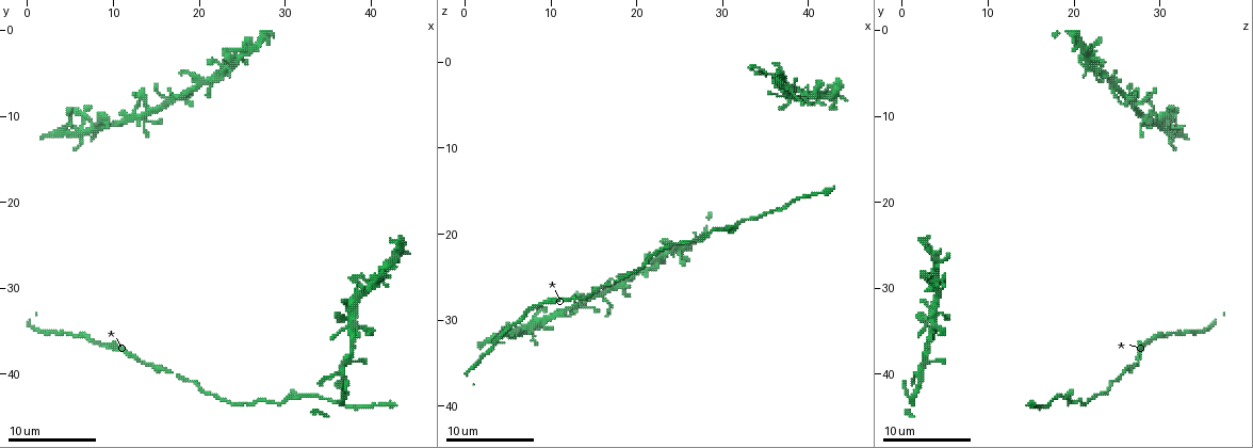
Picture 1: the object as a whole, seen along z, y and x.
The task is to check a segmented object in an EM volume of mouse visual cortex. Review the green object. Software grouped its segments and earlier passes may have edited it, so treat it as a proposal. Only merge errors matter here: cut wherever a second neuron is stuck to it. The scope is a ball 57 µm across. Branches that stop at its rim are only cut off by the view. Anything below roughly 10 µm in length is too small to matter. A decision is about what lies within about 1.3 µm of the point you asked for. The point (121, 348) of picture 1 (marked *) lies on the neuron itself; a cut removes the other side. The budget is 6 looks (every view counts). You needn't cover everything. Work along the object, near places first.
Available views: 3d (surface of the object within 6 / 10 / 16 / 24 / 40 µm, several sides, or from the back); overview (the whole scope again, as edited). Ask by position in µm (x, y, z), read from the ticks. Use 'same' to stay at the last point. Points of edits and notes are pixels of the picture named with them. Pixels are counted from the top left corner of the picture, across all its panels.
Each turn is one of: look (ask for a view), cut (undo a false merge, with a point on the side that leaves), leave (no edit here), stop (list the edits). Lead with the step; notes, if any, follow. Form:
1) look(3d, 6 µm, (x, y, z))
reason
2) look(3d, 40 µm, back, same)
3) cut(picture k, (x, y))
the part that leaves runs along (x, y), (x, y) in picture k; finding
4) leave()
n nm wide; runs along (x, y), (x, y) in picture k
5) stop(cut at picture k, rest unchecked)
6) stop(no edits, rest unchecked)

look(3d, 6 µm, (28.0, 43.2, 20.6))
calibre changes

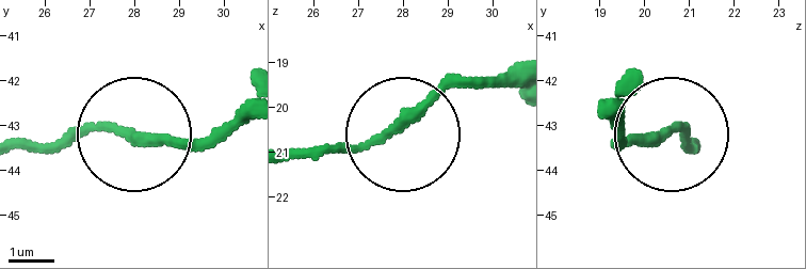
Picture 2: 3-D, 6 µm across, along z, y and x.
leave()
runs along (295, 157), (387, 142), (444, 92), (486, 81) in picture 2; one neuron here

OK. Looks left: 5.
look(3d, 6 µm, (31.8, 42.8, 18.8))
thick turns thin

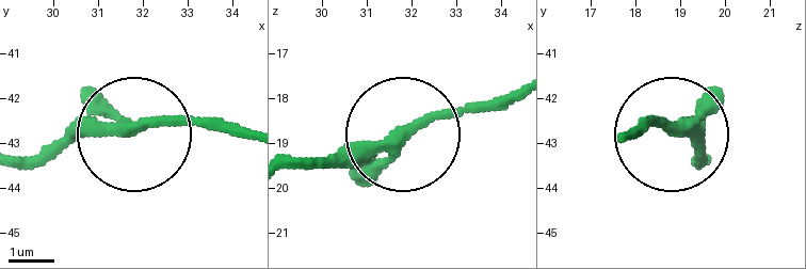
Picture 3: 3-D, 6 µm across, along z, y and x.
leave()
260 nm wide; continuous, no second neuron

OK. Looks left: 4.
look(3d, 10 µm, (6.0, 13.2, 31.6))
calibre changes

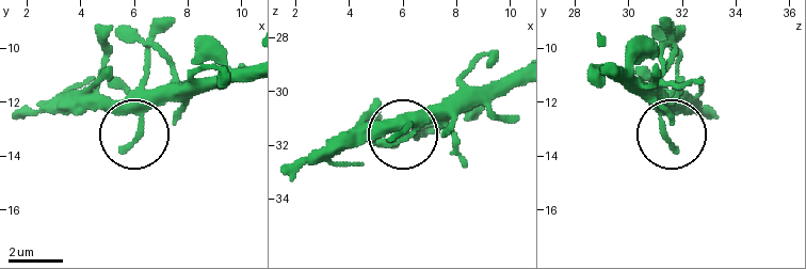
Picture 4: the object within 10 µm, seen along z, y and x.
look(3d, 10 µm, back, (6.2, 13.1, 31.3))

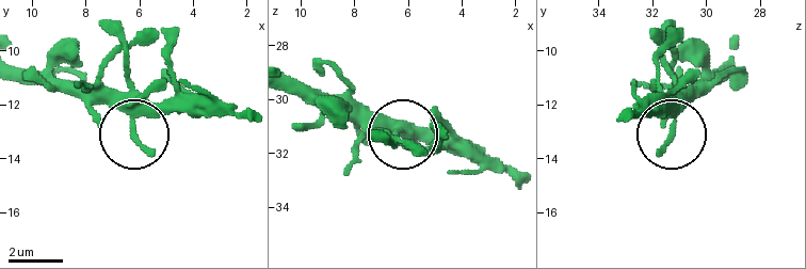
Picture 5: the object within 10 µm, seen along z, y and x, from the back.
leave()
continuous, no second neuron

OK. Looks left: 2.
stop(no edits, rest unchecked)

